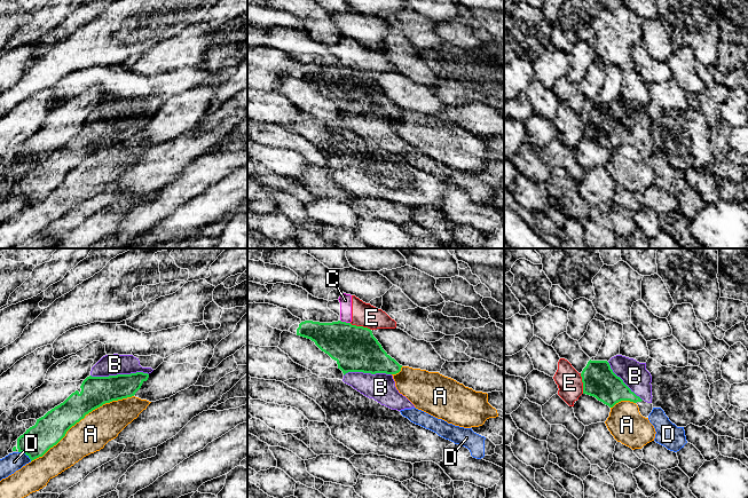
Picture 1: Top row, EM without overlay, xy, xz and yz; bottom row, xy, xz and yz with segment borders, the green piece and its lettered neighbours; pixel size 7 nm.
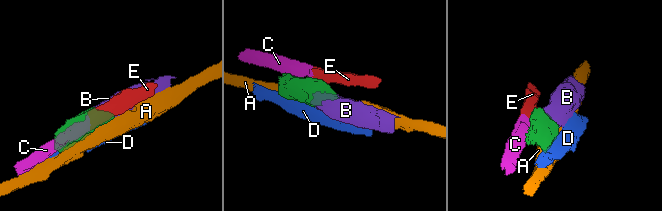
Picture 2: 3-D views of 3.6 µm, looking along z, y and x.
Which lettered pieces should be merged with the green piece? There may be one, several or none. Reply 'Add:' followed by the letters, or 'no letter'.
Add: B

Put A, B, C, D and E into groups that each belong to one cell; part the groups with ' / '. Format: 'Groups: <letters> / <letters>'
Groups: A / B / C E / D

